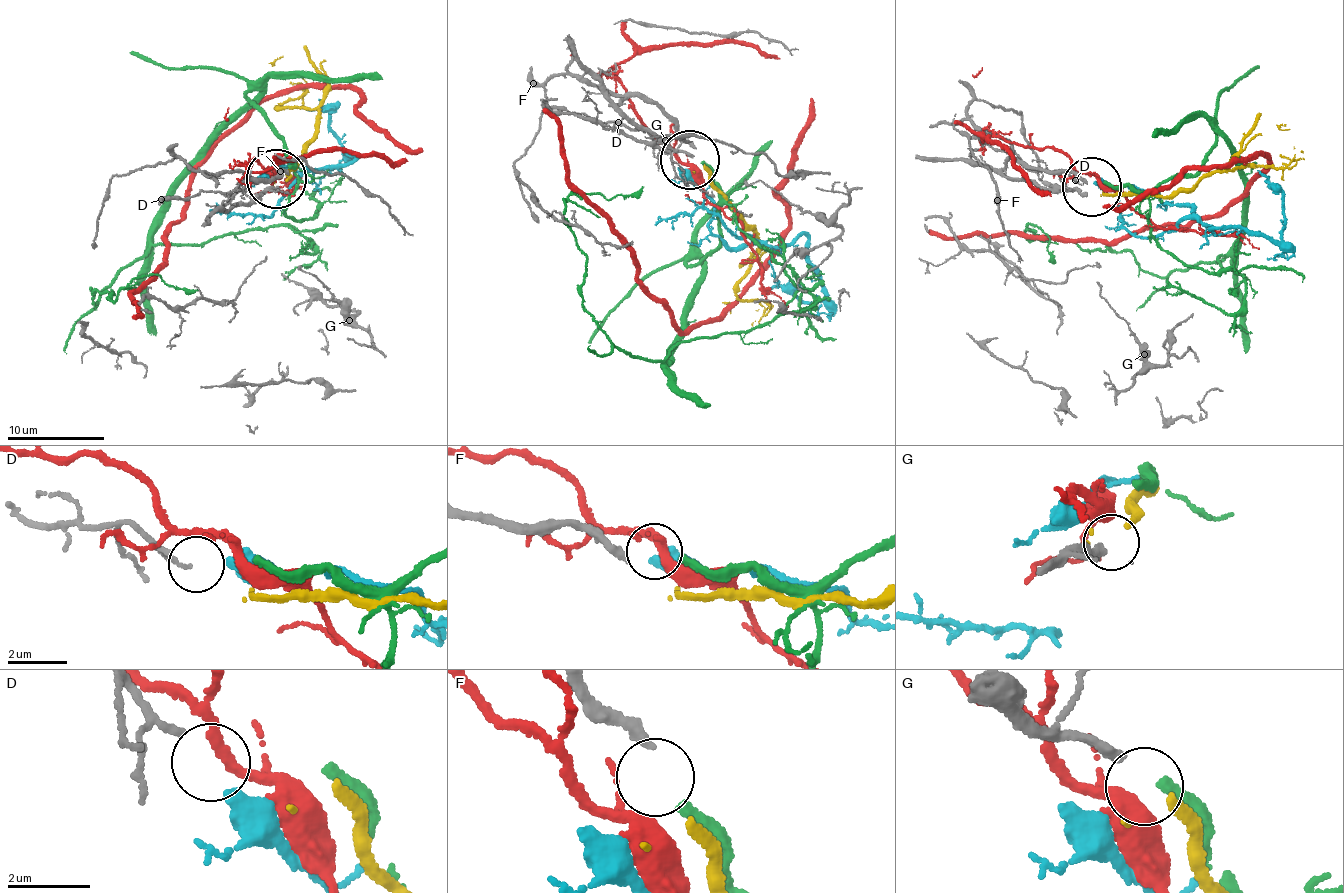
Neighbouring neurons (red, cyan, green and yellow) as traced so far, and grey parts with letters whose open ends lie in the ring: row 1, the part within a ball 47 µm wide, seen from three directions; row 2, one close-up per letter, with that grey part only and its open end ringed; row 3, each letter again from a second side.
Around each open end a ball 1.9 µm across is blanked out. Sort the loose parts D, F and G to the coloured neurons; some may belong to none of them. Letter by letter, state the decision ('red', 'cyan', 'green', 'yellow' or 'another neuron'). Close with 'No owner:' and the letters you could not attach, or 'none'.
D: cyan
F: green
G: yellow
No owner: none

